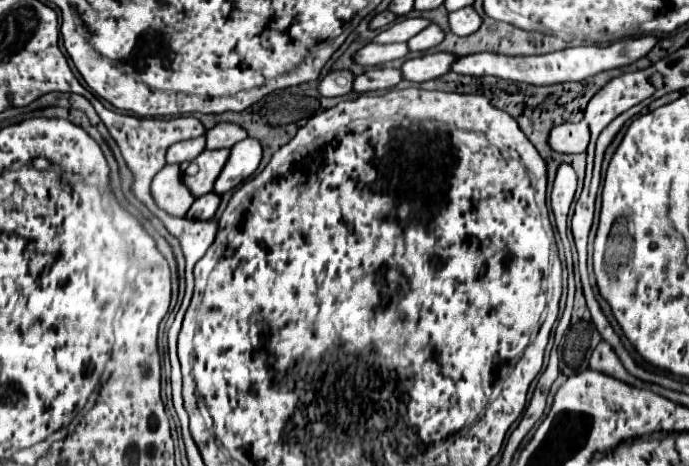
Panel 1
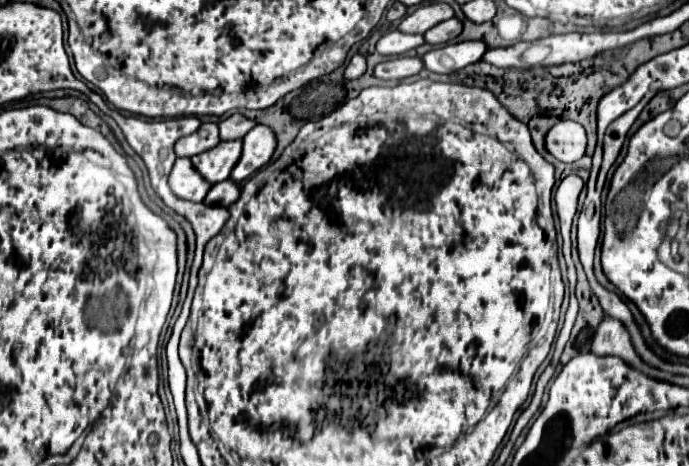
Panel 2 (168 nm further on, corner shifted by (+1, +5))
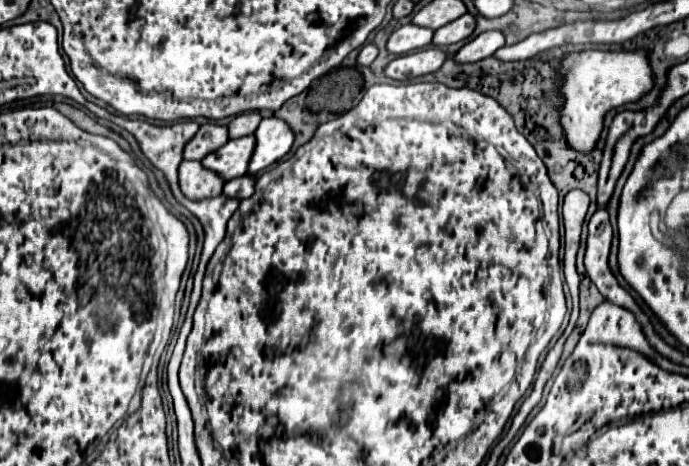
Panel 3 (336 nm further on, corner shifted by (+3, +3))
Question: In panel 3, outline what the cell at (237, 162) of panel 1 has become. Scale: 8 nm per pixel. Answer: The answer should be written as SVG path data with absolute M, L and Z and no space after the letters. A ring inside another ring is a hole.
M262 118L256 136L256 154L252 154L252 162L248 164L248 176L256 176L274 162L278 162L292 146L294 132L280 118Z

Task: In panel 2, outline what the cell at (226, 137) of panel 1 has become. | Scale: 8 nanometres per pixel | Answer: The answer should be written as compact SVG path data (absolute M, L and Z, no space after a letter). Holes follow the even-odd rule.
M232 114L224 122L220 122L220 138L222 140L238 140L248 134L256 126L256 120L250 120L244 114Z

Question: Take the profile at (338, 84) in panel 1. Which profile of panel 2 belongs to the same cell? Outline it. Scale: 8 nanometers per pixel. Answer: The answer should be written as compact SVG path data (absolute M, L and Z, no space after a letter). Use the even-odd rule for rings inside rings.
M354 54L352 60L350 60L348 66L346 66L344 76L346 76L348 80L354 80L354 78L360 78L364 72L366 72L366 58L364 58L362 54Z

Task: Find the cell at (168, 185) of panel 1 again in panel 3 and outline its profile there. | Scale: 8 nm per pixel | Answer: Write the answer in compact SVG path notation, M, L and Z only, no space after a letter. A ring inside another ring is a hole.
M182 160L178 168L178 180L180 190L190 200L214 198L222 192L224 186L224 180L218 178L216 172L212 174L212 170L204 168L200 162L188 162L188 160Z

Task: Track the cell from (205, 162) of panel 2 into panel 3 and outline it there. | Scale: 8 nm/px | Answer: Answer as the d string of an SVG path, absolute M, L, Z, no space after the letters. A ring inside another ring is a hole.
M254 136L228 140L220 150L202 158L202 166L216 172L224 180L232 180L246 174L252 150L254 150Z

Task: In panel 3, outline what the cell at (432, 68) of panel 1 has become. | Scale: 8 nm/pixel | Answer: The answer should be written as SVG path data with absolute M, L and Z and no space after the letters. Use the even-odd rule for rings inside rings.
M498 30L492 32L482 32L480 36L476 36L474 40L466 42L454 56L452 60L456 64L472 64L478 60L484 60L488 56L492 56L498 48L504 46L504 36Z

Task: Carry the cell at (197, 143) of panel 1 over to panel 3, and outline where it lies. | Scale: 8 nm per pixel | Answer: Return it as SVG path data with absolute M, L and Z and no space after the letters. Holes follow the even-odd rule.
M218 124L200 126L198 134L184 146L184 160L202 160L206 154L222 148L228 142L228 128Z

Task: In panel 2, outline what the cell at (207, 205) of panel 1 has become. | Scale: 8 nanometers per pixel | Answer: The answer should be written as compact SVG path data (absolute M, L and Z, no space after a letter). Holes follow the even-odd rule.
M224 180L222 184L214 184L208 192L204 204L218 204L218 206L230 206L240 198L240 186L234 180Z

